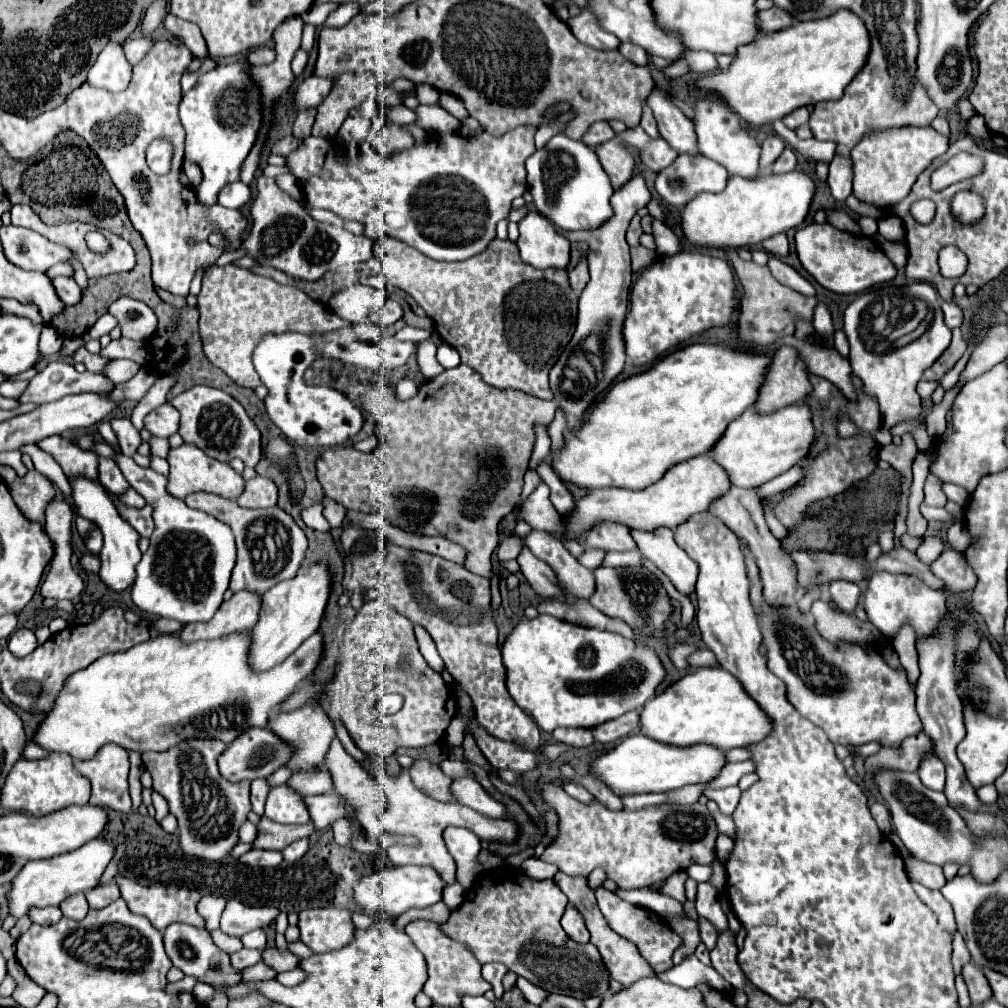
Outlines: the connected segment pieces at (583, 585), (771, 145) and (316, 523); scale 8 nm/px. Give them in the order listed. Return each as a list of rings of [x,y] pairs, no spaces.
[[[533,530],[525,538],[525,546],[533,552],[533,556],[545,560],[551,564],[551,568],[557,572],[561,586],[579,598],[589,598],[595,592],[595,576],[589,568],[583,568],[575,556],[569,554],[569,550],[561,544],[561,540],[549,532]]]
[[[771,136],[771,138],[765,138],[763,144],[761,144],[761,158],[759,158],[759,168],[761,170],[767,170],[783,152],[785,148],[785,142],[777,136]]]
[[[311,506],[311,512],[301,512],[301,518],[305,522],[305,526],[317,530],[317,532],[329,532],[331,526],[329,522],[325,520],[325,516],[321,514],[321,506]]]

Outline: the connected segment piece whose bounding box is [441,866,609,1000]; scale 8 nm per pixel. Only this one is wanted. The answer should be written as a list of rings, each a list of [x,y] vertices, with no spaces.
[[[507,866],[481,874],[477,882],[469,890],[465,890],[465,898],[461,906],[451,912],[451,918],[445,924],[441,924],[441,928],[449,936],[455,936],[455,940],[463,940],[465,944],[469,944],[469,948],[475,952],[475,958],[481,964],[501,962],[517,976],[527,978],[531,984],[541,986],[547,992],[571,996],[577,1000],[603,996],[609,990],[609,970],[603,964],[599,950],[591,942],[579,944],[571,940],[561,928],[559,920],[567,904],[569,904],[567,896],[559,890],[559,886],[551,878],[533,880],[521,868]]]

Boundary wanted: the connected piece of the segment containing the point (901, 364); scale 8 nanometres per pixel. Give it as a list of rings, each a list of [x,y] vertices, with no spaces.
[[[917,282],[917,284],[911,284],[911,286],[905,286],[901,290],[895,288],[895,292],[903,292],[903,296],[919,296],[923,298],[923,302],[927,306],[931,306],[935,318],[931,322],[929,330],[919,336],[917,340],[913,340],[911,344],[903,346],[903,348],[897,348],[889,354],[883,354],[883,356],[877,356],[873,352],[869,352],[871,346],[867,346],[865,342],[865,316],[867,316],[867,308],[873,304],[873,294],[871,292],[865,292],[861,294],[855,302],[849,304],[849,308],[845,310],[843,314],[843,332],[847,336],[847,340],[851,340],[851,354],[849,354],[849,362],[853,366],[853,374],[861,380],[861,390],[875,398],[877,404],[879,404],[879,412],[881,412],[881,420],[883,420],[883,426],[885,428],[893,428],[901,422],[909,422],[909,420],[917,420],[919,426],[917,430],[911,432],[915,444],[917,444],[917,450],[919,452],[927,452],[929,446],[933,444],[933,438],[929,438],[927,430],[925,430],[925,418],[923,418],[923,406],[921,406],[921,398],[919,394],[915,392],[915,386],[917,382],[923,378],[924,371],[929,368],[943,352],[945,348],[949,346],[951,342],[951,330],[945,326],[943,322],[943,312],[939,308],[939,302],[937,302],[937,292],[931,284],[927,282]]]

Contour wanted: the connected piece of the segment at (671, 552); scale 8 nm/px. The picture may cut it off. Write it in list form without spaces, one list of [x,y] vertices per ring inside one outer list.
[[[629,528],[639,552],[649,558],[663,574],[669,576],[673,586],[689,596],[695,592],[695,562],[687,552],[677,546],[671,528],[655,528],[653,532]]]

